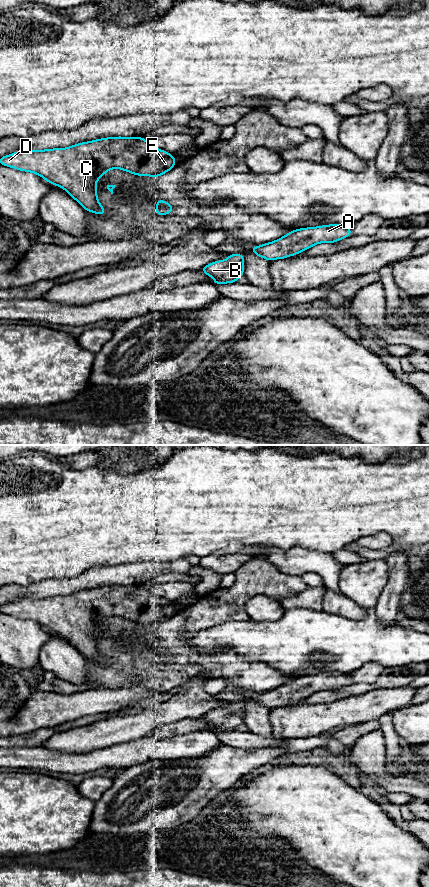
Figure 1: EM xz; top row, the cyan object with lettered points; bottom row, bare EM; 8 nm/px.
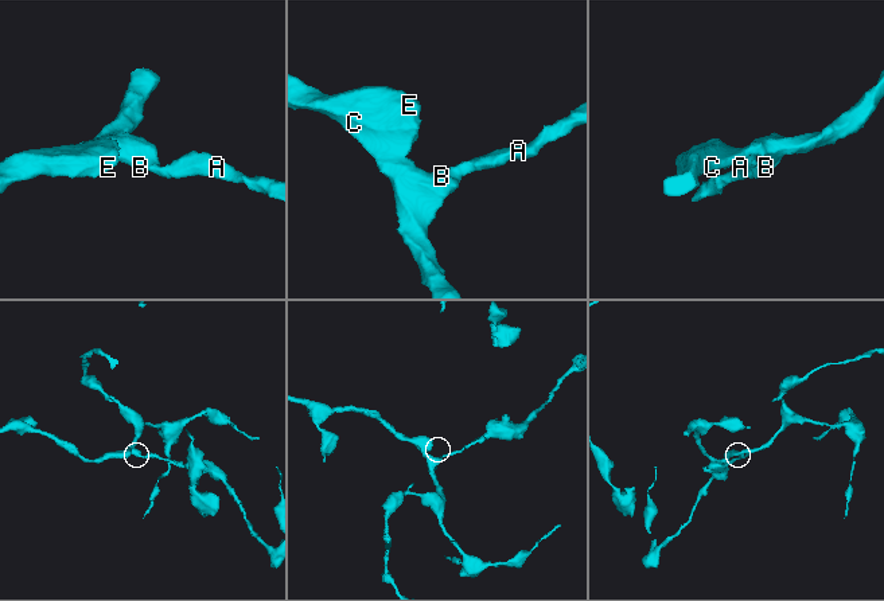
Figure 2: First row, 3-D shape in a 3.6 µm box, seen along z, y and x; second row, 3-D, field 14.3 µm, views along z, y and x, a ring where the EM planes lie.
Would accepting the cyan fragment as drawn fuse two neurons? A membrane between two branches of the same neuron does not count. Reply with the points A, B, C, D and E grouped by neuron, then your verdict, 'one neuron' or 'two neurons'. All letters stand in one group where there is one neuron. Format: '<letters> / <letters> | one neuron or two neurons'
A B C D E | one neuron

